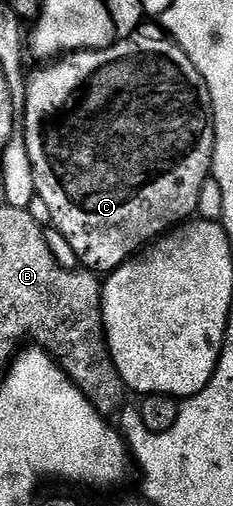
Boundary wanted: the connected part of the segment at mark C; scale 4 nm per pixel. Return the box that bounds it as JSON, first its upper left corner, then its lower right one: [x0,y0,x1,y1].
[21,33,215,275]

